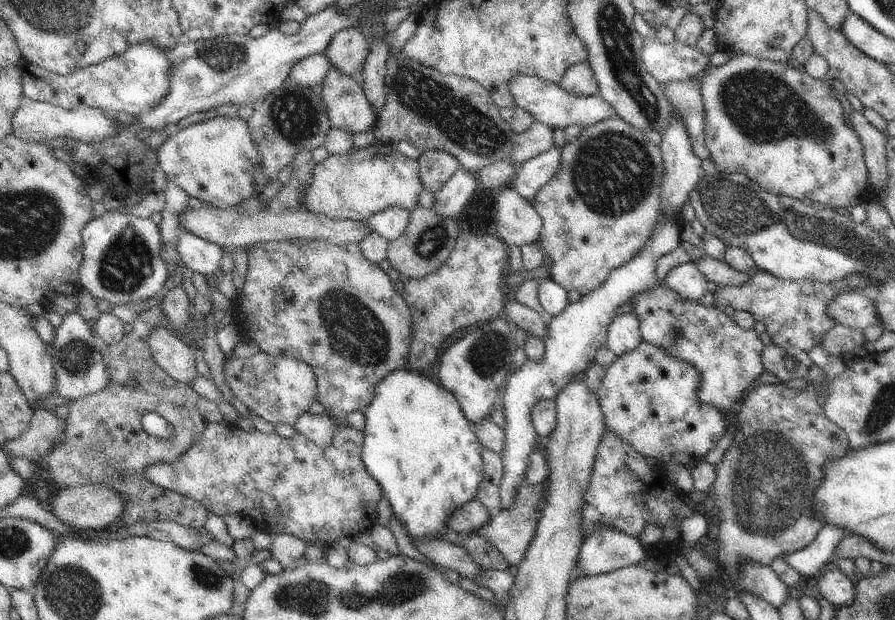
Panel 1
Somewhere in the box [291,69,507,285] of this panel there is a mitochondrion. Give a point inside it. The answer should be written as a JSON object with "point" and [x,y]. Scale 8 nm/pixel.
{"point":[433,239]}

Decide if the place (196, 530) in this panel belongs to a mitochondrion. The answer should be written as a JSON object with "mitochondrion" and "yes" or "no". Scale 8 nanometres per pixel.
{"mitochondrion":"no"}

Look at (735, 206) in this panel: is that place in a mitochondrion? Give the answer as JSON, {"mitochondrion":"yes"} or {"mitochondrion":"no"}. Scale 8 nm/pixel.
{"mitochondrion":"yes"}

